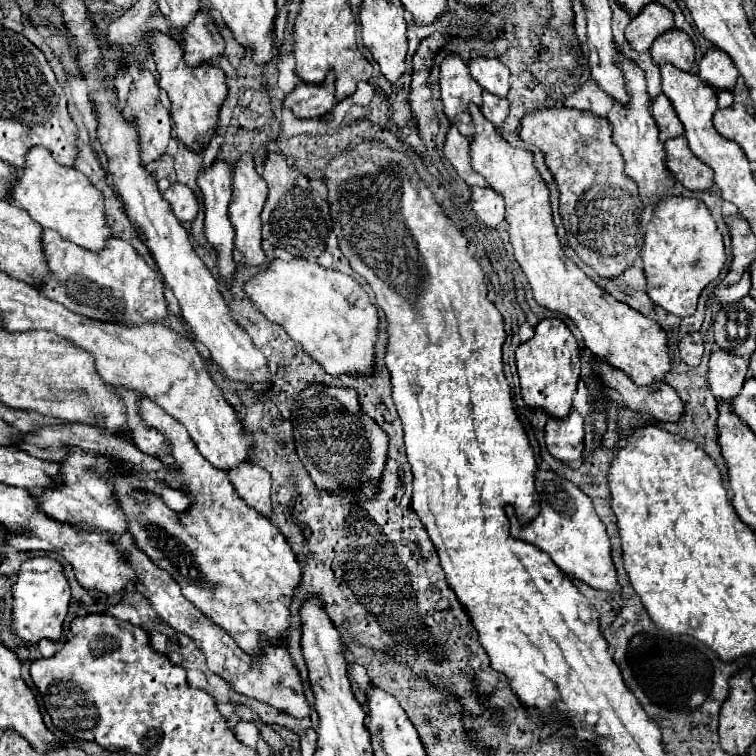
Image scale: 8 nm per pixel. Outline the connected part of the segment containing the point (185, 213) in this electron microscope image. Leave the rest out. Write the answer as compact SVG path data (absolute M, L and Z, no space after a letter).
M174 183L162 193L162 197L168 199L172 213L176 215L178 221L186 223L186 221L192 221L196 217L198 201L196 201L196 195L192 193L190 187L186 187L182 183Z

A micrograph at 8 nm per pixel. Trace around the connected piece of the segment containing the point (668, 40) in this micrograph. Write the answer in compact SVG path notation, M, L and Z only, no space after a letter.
M668 29L666 33L662 33L654 41L650 53L654 63L672 63L682 71L690 71L696 61L696 47L692 39L688 39L688 35L680 29Z

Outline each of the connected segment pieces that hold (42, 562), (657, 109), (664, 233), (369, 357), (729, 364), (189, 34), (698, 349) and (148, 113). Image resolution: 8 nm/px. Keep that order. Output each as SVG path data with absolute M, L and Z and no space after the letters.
M34 557L24 561L20 573L16 575L12 593L14 593L12 629L20 639L24 639L26 643L38 643L40 639L52 639L52 641L60 639L62 623L68 615L70 597L72 597L60 561L52 557Z
M658 95L652 101L652 115L660 129L660 141L666 141L666 139L672 139L672 137L678 137L684 133L684 127L680 123L672 103L664 95Z
M672 195L668 199L658 199L652 209L652 217L646 225L646 239L644 239L644 249L642 249L642 263L644 263L644 273L646 273L646 293L650 299L664 307L666 311L678 315L678 317L688 317L696 311L696 303L700 297L700 291L714 281L724 263L726 263L726 253L724 253L724 239L722 233L716 227L714 217L710 215L710 209L704 205L702 199L698 197L682 197L682 195Z
M274 259L266 271L246 281L244 291L256 303L256 307L274 323L302 345L302 349L324 367L332 377L340 375L372 375L374 373L374 349L378 343L378 311L370 303L368 293L350 275L322 269L314 261L282 261Z
M714 351L710 355L710 363L708 363L708 387L712 391L712 395L716 397L716 401L724 401L730 403L732 397L736 397L740 393L740 387L744 385L744 379L748 375L748 361L740 359L736 355L728 355L728 351Z
M198 11L196 19L188 23L188 27L182 33L184 41L184 61L188 67L198 67L202 63L212 63L216 57L224 53L224 39L218 33L214 19Z
M686 333L680 343L678 343L678 349L680 349L680 359L690 365L690 367L698 367L700 365L700 359L702 359L702 335L700 333Z
M144 71L142 77L138 81L134 81L134 89L128 95L128 105L124 107L124 115L126 115L128 121L132 121L136 125L138 139L140 139L140 159L142 159L142 165L146 167L148 163L160 159L160 155L164 155L166 145L170 141L172 117L170 117L170 111L162 105L160 87L156 85L156 79L154 79L152 73Z

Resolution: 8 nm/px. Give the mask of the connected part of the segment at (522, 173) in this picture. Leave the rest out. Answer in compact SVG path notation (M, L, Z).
M470 105L470 115L476 127L476 133L470 139L472 167L484 175L490 187L504 195L508 235L514 247L514 257L528 277L538 305L568 315L580 329L586 347L594 351L600 361L622 369L636 385L650 385L654 379L664 379L664 373L670 367L666 331L640 311L616 301L564 255L552 219L550 191L534 165L534 153L512 147L482 115L478 105Z

